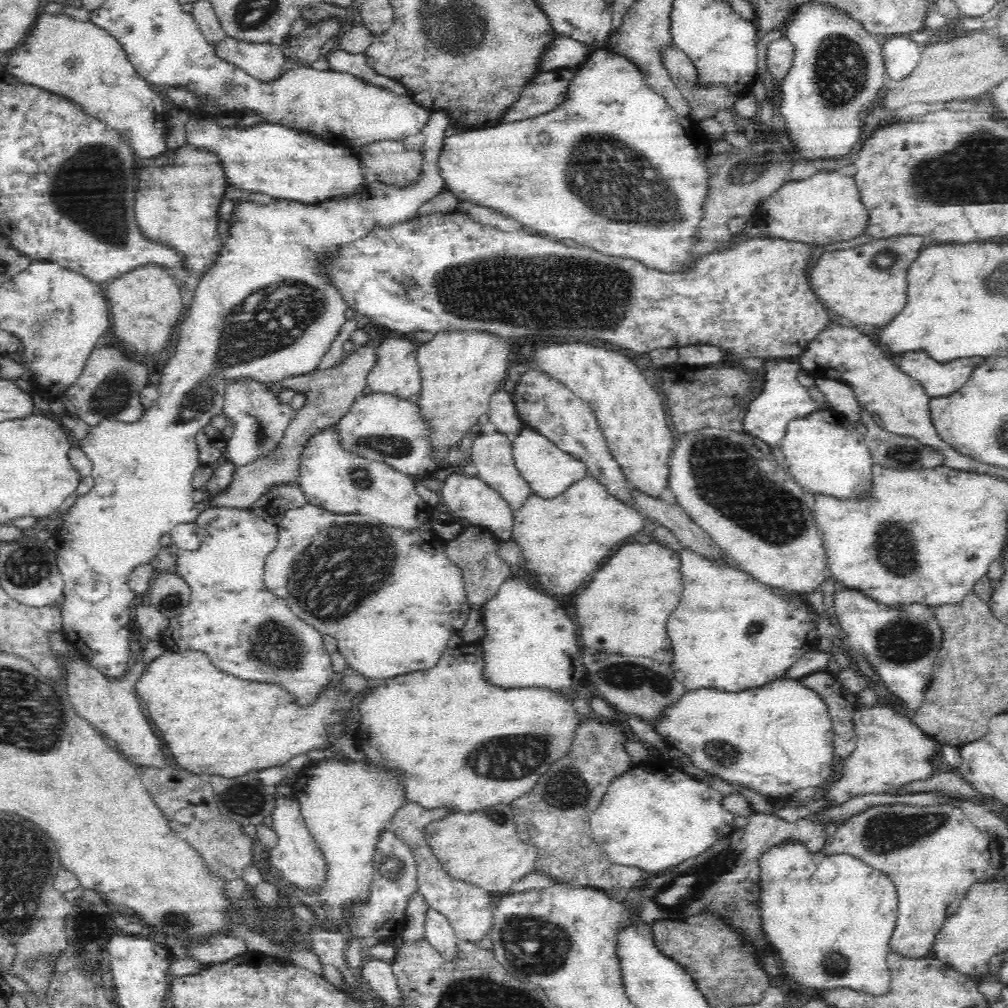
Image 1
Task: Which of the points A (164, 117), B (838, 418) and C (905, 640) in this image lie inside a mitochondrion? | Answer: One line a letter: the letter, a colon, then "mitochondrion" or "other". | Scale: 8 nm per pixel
A: other
B: other
C: mitochondrion

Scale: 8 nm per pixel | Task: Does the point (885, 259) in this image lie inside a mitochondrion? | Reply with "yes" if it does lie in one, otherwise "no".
yes

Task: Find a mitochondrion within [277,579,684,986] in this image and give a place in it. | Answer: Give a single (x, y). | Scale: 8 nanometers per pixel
(533, 946)

